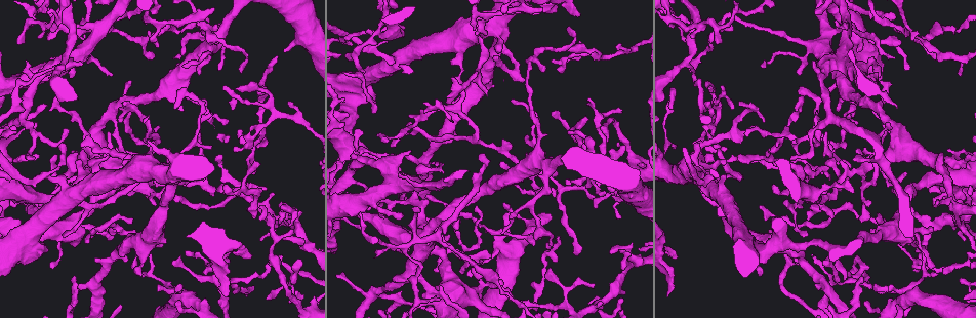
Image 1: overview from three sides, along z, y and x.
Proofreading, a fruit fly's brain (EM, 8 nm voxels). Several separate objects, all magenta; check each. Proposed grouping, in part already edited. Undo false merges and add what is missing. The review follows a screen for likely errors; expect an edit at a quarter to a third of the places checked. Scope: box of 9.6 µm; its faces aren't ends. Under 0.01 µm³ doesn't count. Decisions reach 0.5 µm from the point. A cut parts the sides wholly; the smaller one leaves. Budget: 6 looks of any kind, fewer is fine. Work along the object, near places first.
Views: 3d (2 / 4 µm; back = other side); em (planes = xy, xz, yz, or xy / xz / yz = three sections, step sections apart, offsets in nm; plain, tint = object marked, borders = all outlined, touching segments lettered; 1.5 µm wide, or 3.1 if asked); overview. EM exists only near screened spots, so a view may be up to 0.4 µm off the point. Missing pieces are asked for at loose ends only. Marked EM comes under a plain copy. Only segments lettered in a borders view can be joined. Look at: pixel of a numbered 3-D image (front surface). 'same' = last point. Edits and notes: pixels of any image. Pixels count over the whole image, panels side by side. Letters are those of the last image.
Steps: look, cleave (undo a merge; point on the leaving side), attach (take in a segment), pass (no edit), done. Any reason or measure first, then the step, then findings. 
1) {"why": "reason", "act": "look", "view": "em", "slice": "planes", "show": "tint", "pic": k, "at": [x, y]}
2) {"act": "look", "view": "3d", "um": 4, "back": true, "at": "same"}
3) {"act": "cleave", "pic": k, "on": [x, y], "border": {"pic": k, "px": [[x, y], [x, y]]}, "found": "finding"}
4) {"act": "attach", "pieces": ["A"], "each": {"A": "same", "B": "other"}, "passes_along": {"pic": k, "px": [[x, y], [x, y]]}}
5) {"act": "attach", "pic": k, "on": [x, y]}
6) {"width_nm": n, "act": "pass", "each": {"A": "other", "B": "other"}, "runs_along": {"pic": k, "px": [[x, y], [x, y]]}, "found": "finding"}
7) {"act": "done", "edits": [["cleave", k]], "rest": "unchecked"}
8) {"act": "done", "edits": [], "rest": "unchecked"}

{"why": "tapers out", "act": "look", "view": "3d", "um": 2, "pic": 1, "at": [556, 195]}

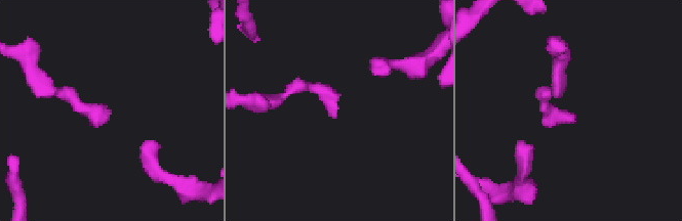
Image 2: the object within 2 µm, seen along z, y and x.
{"act": "look", "view": "em", "slice": "planes", "show": "borders", "pic": 2, "at": [335, 116]}

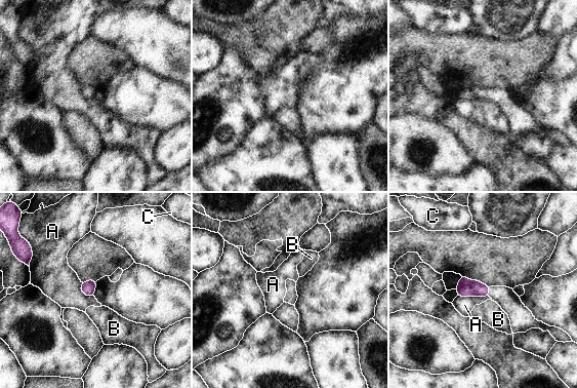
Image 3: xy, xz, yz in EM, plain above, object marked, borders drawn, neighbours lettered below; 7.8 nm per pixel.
{"act": "pass", "each": {"A": "other", "B": "other", "C": "other"}, "found": "no lettered segment goes on from it"}

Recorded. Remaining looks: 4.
{"why": "branch stops here", "act": "look", "view": "em", "slice": "planes", "show": "tint", "pic": 1, "at": [219, 67]}

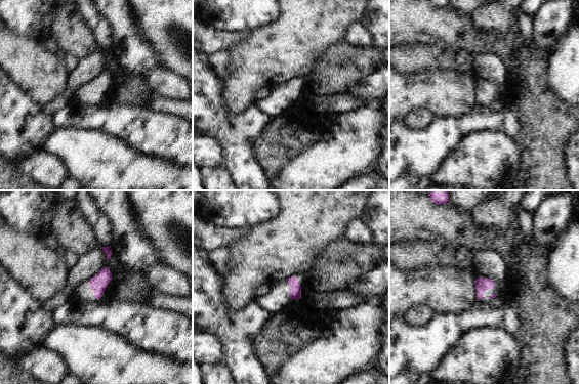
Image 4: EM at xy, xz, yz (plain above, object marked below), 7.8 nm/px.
{"why": "what lies round it", "act": "look", "view": "em", "slice": "planes", "show": "borders", "at": "same"}

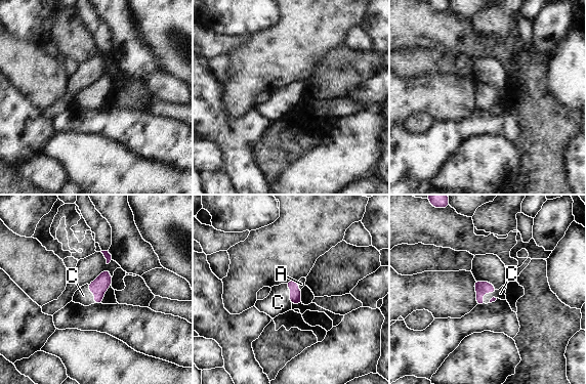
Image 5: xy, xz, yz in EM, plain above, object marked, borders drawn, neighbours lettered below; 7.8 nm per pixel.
{"width_nm": 90, "act": "attach", "pieces": ["A", "C"], "each": {"A": "same", "C": "same"}, "found": "it goes on there"}

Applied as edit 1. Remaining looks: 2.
{"act": "look", "view": "overview"}

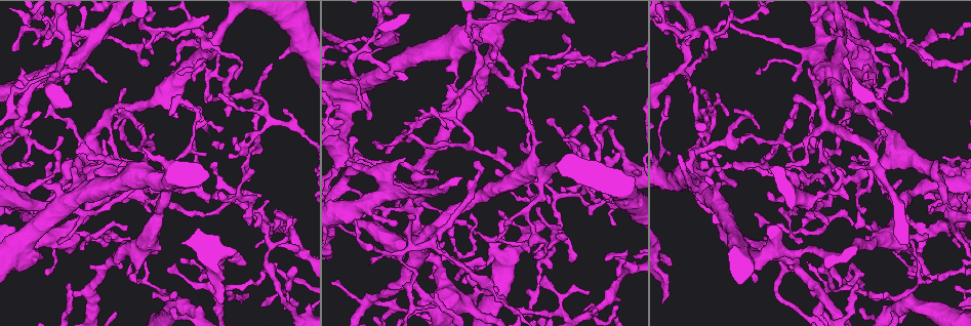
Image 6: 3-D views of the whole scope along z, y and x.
{"why": "free end", "act": "look", "view": "em", "slice": "yz", "step": 8, "show": "borders", "pic": 6, "at": [536, 18]}

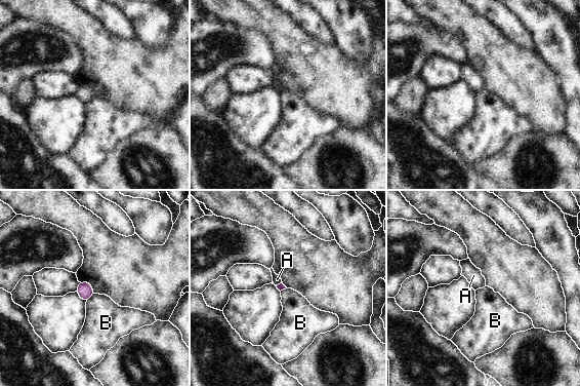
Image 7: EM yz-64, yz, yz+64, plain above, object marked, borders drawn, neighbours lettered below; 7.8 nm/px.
{"act": "pass", "each": {"A": "other", "B": "other"}, "border": {"pic": 7, "px": [[94, 294], [86, 302]]}, "found": "none of them fits"}

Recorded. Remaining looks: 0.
{"act": "done", "edits": [["attach", 5]], "rest": "unchecked"}

